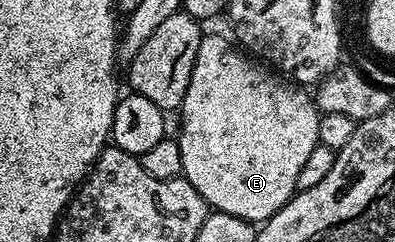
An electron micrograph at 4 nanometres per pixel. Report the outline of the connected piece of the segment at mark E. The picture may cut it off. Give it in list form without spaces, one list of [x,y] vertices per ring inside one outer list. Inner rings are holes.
[[[204,34],[197,49],[197,61],[193,61],[189,89],[181,108],[183,124],[177,132],[183,166],[182,178],[187,179],[189,185],[197,189],[197,193],[201,193],[208,208],[241,217],[252,225],[262,225],[295,196],[297,177],[301,169],[305,169],[309,153],[313,153],[313,149],[319,146],[321,112],[316,100],[309,99],[302,86],[260,65],[228,39],[223,35]]]

